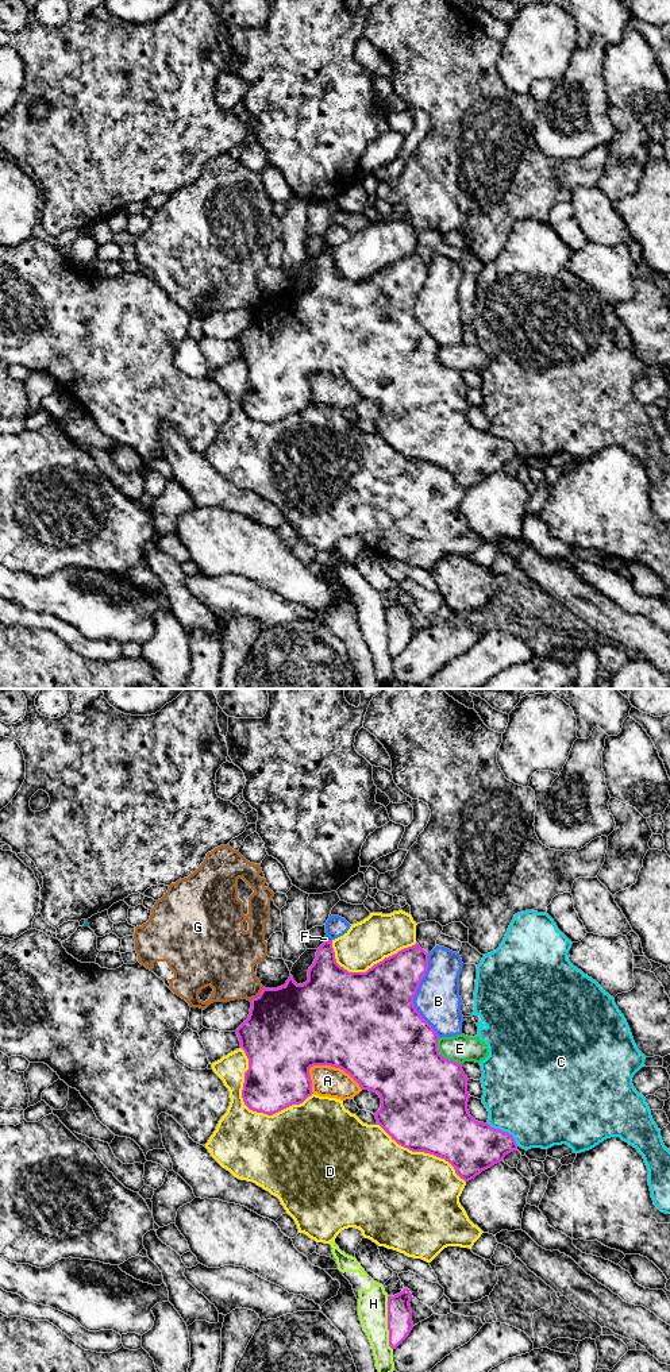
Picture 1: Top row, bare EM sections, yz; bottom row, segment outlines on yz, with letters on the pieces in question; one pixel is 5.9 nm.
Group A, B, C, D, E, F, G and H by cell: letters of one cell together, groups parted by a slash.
A / B / C / D / E / F / G / H

